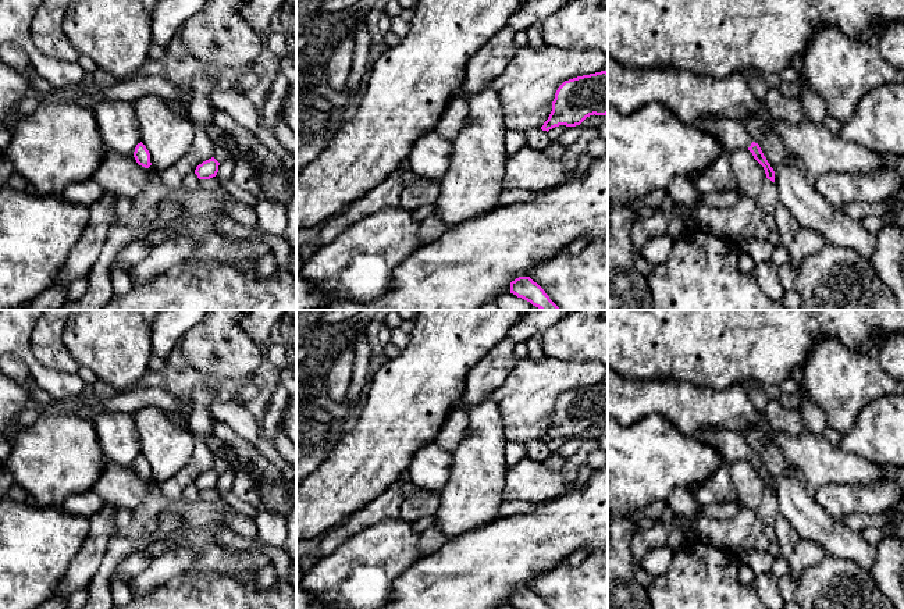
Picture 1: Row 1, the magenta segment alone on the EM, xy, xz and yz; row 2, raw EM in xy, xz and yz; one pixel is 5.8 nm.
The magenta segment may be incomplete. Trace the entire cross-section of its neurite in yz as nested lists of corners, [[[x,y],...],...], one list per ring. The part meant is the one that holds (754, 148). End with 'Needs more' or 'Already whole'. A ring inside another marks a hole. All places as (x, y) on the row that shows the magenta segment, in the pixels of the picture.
[[[711,115],[704,118],[698,127],[715,136],[727,153],[734,147],[747,147],[752,153],[754,159],[764,167],[766,178],[775,182],[773,168],[764,156],[759,145],[751,140],[740,121]]]. Needs more

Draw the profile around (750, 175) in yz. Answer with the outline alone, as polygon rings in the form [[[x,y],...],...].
[[[734,147],[730,152],[730,164],[738,190],[744,196],[755,199],[761,193],[766,179],[764,167],[747,147]]]

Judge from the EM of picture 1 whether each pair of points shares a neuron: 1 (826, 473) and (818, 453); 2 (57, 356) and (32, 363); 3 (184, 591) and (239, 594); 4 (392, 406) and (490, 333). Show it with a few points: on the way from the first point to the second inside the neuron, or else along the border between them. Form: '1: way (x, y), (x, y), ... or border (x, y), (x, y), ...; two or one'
1: way (826, 469), (818, 458); one
2: border (32, 330), (34, 355), (43, 364), (70, 373); two
3: way (198, 594), (226, 594); one
4: way (416, 385), (456, 345), (462, 345), (466, 341); one

